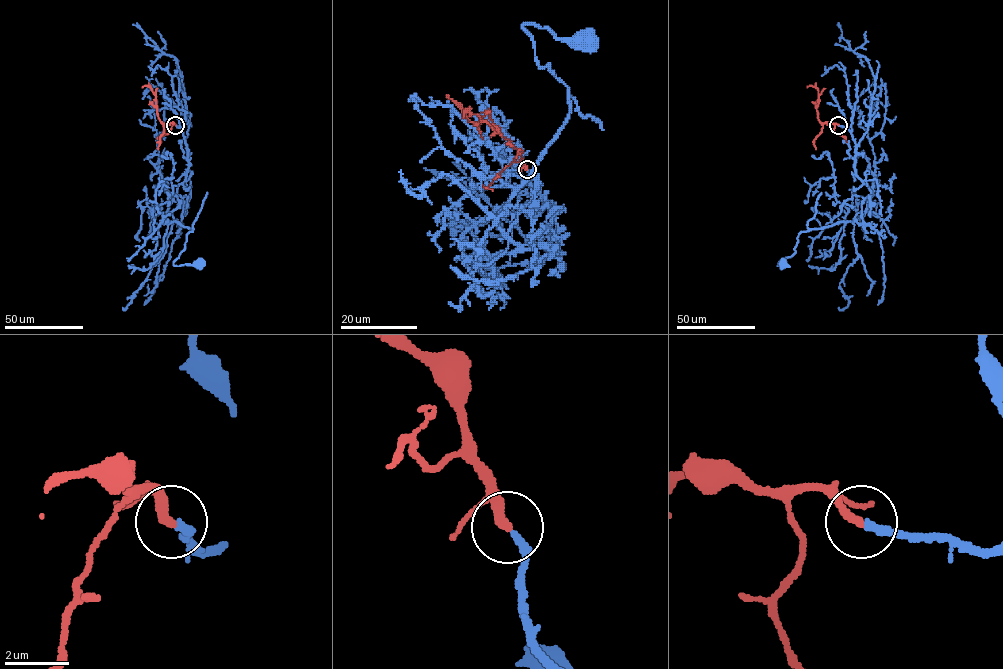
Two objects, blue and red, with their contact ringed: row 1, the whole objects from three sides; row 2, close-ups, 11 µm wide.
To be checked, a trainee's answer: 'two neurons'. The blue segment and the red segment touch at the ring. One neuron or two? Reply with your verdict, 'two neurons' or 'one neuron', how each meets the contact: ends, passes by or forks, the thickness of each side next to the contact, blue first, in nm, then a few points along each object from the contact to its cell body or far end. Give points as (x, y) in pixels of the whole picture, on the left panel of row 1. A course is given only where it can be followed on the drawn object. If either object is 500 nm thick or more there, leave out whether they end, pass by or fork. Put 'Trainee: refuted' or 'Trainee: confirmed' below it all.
two neurons; blue ends; red ends; calibres 240 and 320 nm; course blue (176, 125), (186, 145), (188, 170), (163, 218), (193, 229), (173, 264), (199, 263); course red (175, 125), (160, 121), (155, 96), (149, 86), (142, 87)
Trainee: confirmed

